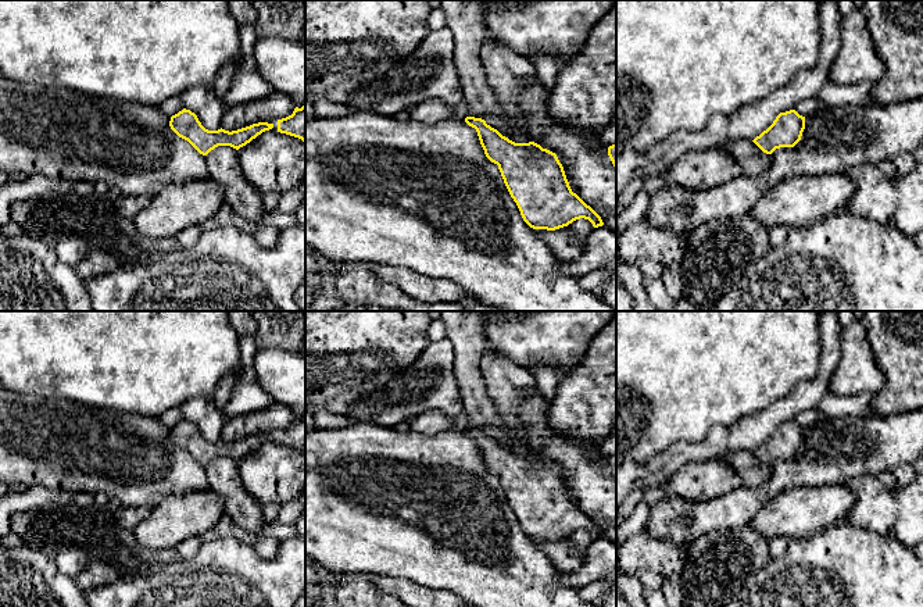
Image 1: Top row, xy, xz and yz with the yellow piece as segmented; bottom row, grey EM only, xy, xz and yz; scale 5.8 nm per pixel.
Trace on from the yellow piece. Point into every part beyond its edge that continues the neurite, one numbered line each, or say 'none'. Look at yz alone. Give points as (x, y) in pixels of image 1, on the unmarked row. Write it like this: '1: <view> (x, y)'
none

